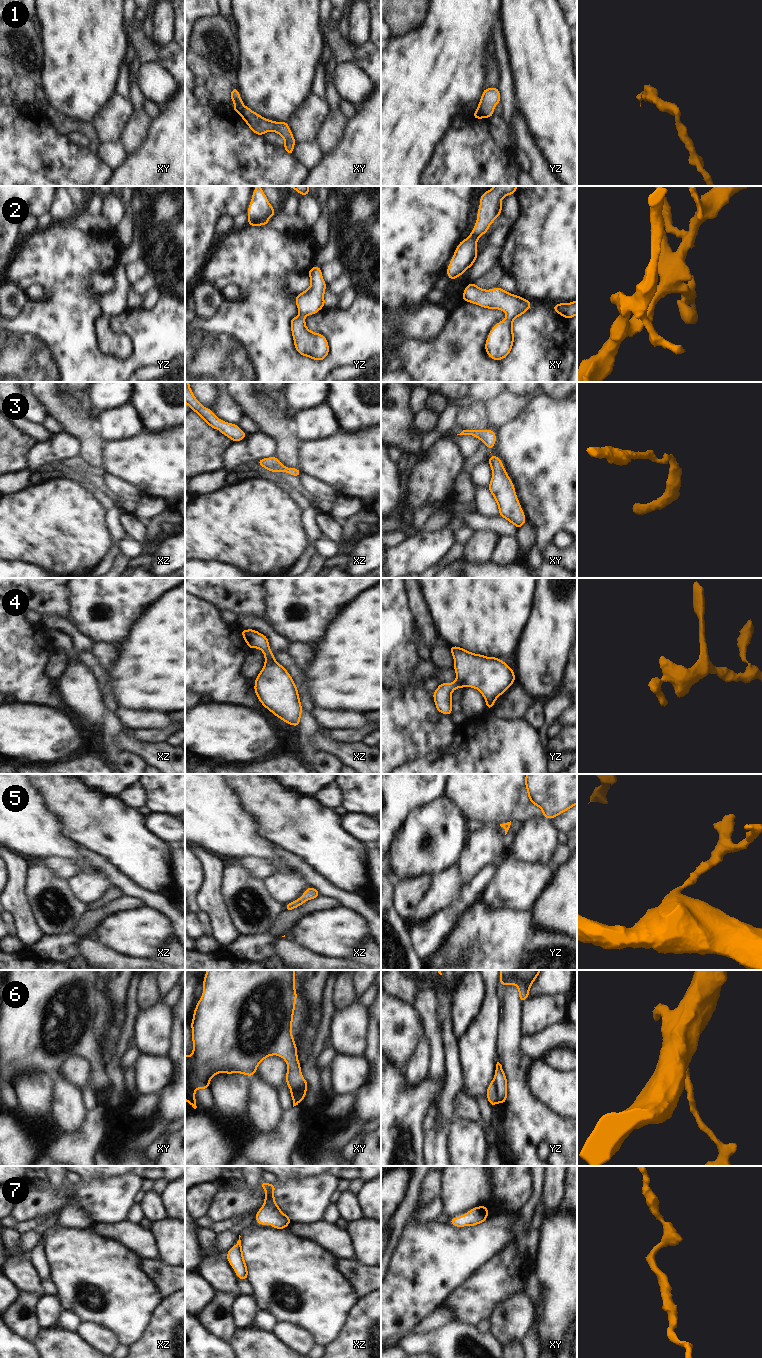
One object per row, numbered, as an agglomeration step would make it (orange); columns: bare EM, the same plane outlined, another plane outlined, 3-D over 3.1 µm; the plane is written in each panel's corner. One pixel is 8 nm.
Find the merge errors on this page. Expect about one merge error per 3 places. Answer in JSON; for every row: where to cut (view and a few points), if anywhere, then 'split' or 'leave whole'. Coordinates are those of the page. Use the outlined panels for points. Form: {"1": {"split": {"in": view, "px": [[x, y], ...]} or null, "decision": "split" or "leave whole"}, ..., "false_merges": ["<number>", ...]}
{"1": {"split": {"in": "yz", "px": [[478, 107], [485, 117]]}, "decision": "split"}, "2": {"split": null, "decision": "leave whole"}, "3": {"split": null, "decision": "leave whole"}, "4": {"split": null, "decision": "leave whole"}, "5": {"split": null, "decision": "leave whole"}, "6": {"split": {"in": "yz", "px": [[493, 1079], [496, 1088], [496, 1100], [498, 1102]]}, "decision": "split"}, "7": {"split": null, "decision": "leave whole"}, "false_merges": ["1", "6"]}

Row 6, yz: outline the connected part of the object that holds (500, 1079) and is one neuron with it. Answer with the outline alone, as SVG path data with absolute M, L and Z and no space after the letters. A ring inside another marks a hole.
M497 1062L494 1076L495 1086L497 1088L497 1102L506 1103L507 1100L507 1078L502 1065Z

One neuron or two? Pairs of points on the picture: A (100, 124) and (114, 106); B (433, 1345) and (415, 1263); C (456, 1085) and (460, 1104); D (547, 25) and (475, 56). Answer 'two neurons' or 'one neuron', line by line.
A: one neuron
B: two neurons
C: two neurons
D: two neurons

